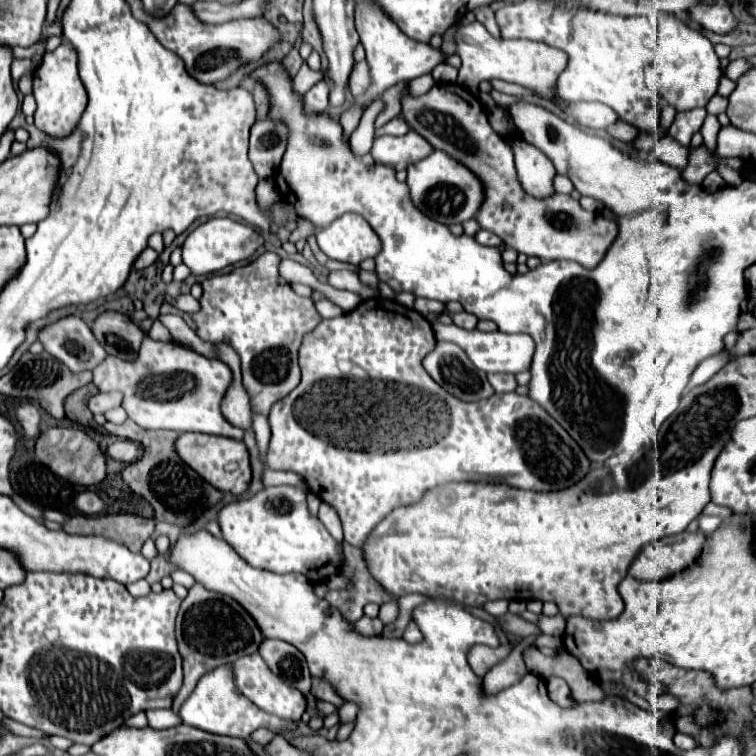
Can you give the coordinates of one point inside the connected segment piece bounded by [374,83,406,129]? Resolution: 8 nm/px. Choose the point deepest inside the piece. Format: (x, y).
(392, 99)

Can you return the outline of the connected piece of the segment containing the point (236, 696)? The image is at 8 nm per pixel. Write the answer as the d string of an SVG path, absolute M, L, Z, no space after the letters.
M216 667L216 671L206 673L198 681L192 695L184 701L178 715L180 715L182 723L186 723L190 727L196 727L196 729L202 729L202 731L208 731L214 735L230 735L230 737L242 737L242 739L246 739L258 727L266 727L274 733L280 733L280 731L292 727L290 721L282 721L282 719L276 719L274 715L260 711L252 701L248 701L244 695L240 695L232 683L232 667Z

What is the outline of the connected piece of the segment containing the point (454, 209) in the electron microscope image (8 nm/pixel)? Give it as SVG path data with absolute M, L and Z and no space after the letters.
M434 151L426 159L410 163L406 183L410 187L410 199L414 207L442 225L464 223L472 219L482 203L480 181L476 181L476 177L470 175L470 171L464 165L454 161L444 151Z

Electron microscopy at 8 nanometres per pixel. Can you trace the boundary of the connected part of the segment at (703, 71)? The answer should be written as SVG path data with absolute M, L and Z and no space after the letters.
M660 11L650 19L650 25L654 27L656 35L652 67L656 69L660 79L658 95L666 103L676 107L676 111L706 107L708 99L716 93L718 79L722 75L720 61L714 53L712 43L700 31L694 31L686 23L682 23L674 13Z

